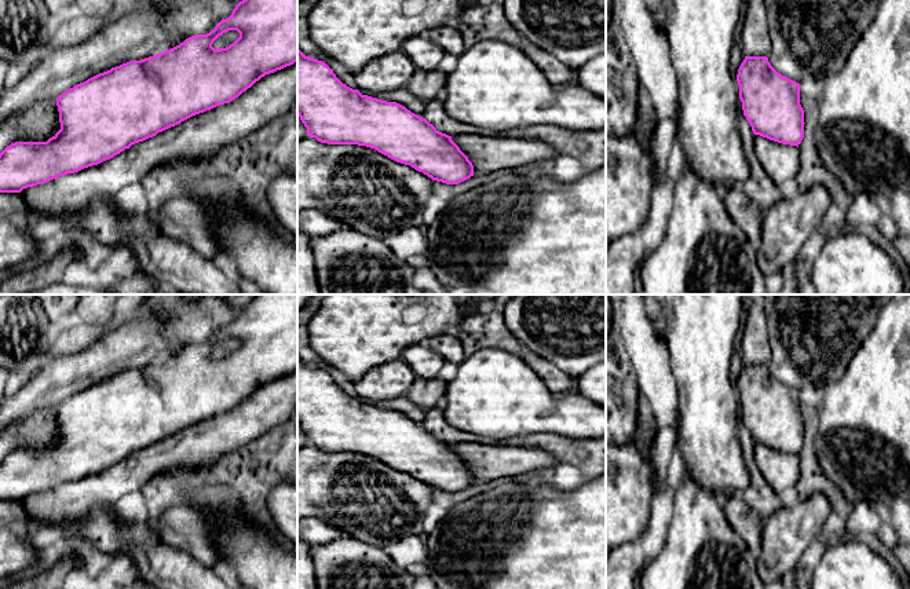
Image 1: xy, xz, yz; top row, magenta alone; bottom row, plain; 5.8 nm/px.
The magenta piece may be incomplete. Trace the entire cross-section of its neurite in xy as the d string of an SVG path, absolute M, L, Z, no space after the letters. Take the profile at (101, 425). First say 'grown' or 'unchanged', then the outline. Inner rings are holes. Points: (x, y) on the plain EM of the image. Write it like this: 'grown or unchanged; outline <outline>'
grown; outline M257 294L245 308L235 314L229 326L222 328L209 341L191 344L161 362L140 369L129 369L99 381L59 403L56 414L61 438L52 446L47 450L15 450L0 461L0 501L19 501L22 504L26 512L26 524L21 533L32 544L34 534L40 528L65 528L91 511L114 506L124 495L142 491L145 484L160 472L179 467L195 469L200 465L213 462L295 417L297 414L297 294ZM229 339L237 339L240 345L229 355L215 358L212 355L213 350Z

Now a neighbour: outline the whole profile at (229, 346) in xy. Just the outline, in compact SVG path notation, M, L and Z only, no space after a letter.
M229 339L229 340L223 341L222 344L219 344L213 350L212 355L215 358L226 356L230 352L233 352L238 345L240 345L240 341L237 339Z

